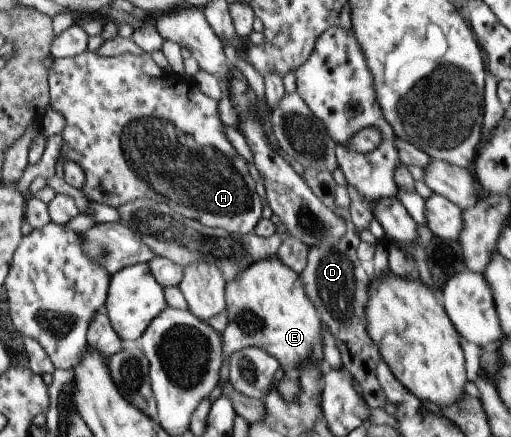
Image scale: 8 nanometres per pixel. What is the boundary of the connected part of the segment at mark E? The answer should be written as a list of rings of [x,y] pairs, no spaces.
[[[275,254],[270,255],[269,257],[251,262],[248,267],[245,266],[241,271],[237,272],[237,275],[230,280],[227,280],[224,282],[224,311],[226,313],[226,320],[228,321],[226,323],[225,329],[220,333],[220,340],[222,341],[222,349],[221,351],[221,363],[219,373],[219,383],[214,387],[212,392],[210,393],[209,397],[211,399],[215,400],[218,398],[220,393],[220,383],[224,382],[228,379],[228,357],[232,356],[236,351],[239,351],[240,349],[243,349],[247,346],[255,346],[259,347],[259,349],[262,349],[265,351],[266,354],[272,355],[277,361],[279,368],[281,368],[281,371],[284,373],[287,371],[287,369],[291,369],[291,367],[296,368],[297,366],[300,366],[303,362],[306,362],[307,360],[319,360],[321,358],[320,355],[320,349],[321,349],[321,343],[322,338],[320,337],[320,329],[322,328],[322,322],[318,318],[318,315],[316,314],[315,308],[313,307],[313,304],[309,301],[309,298],[306,296],[306,293],[304,292],[302,283],[298,280],[298,274],[296,274],[292,269],[289,269]]]

